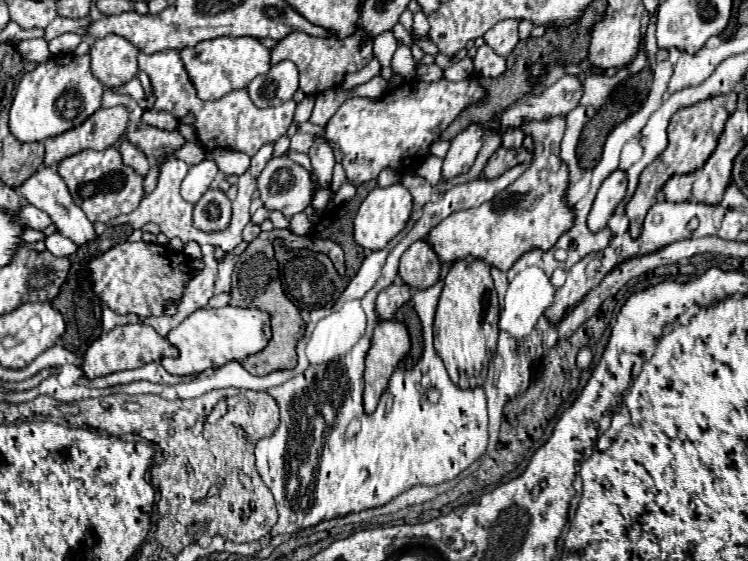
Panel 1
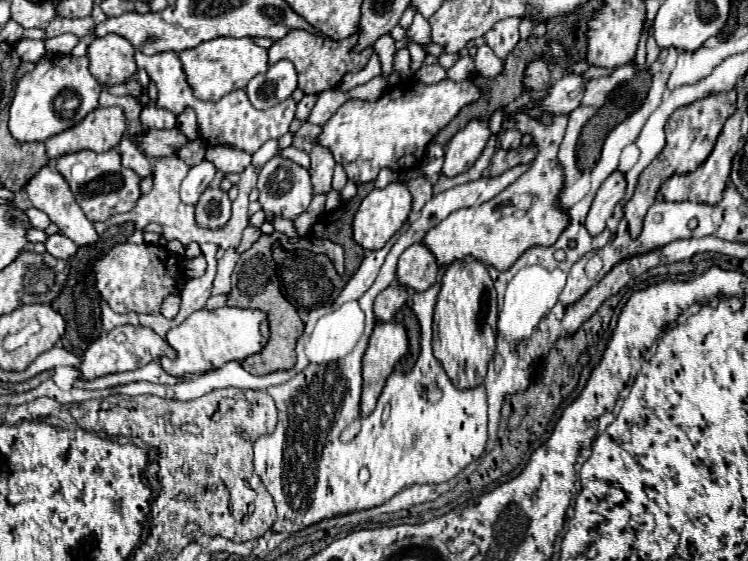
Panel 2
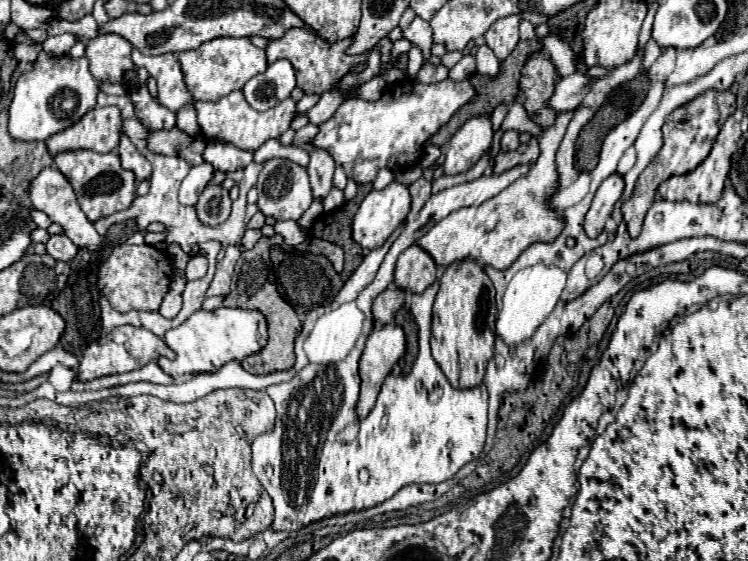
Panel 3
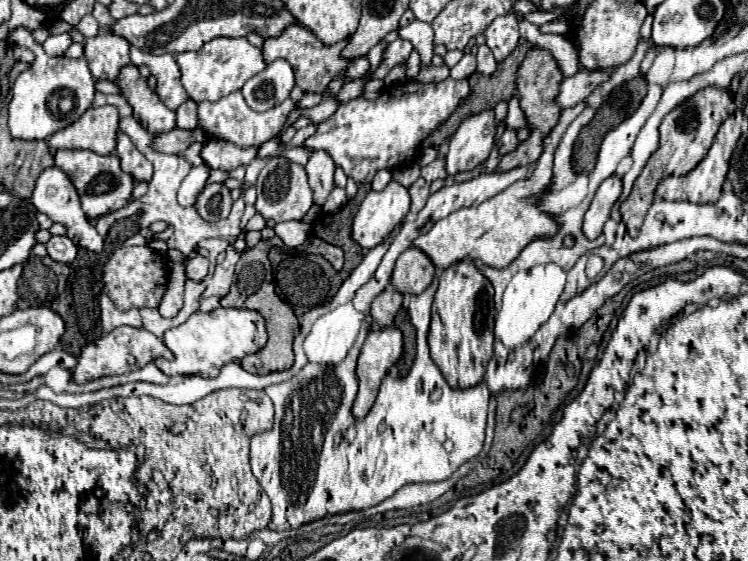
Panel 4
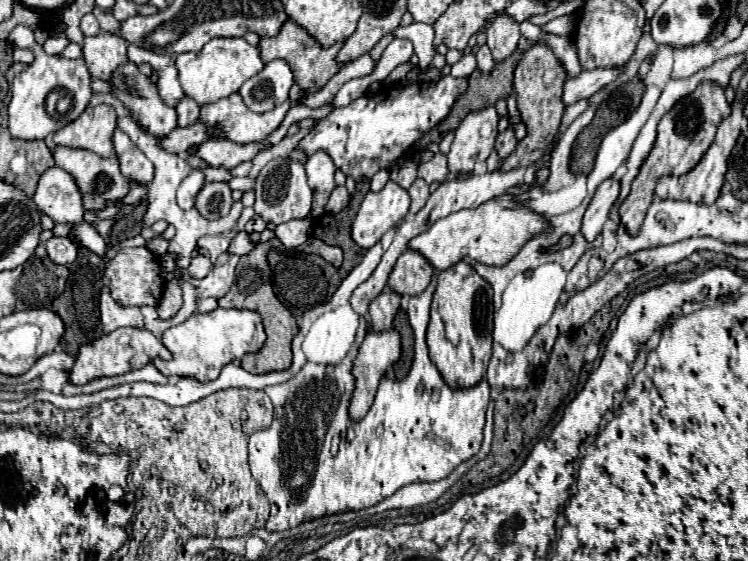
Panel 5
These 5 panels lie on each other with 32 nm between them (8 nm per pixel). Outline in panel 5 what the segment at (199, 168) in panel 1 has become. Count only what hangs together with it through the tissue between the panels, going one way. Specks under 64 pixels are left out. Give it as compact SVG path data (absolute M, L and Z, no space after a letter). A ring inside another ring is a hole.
M192 170L190 176L186 176L178 188L178 206L182 210L190 210L194 206L196 194L204 184L204 174L200 170Z

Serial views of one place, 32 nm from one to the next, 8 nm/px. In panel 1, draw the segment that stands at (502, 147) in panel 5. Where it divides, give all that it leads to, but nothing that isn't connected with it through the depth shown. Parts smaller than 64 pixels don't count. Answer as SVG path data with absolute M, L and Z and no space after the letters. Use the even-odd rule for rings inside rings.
M514 128L514 130L508 130L502 134L502 146L504 148L520 148L522 140L524 140L524 132L520 128Z

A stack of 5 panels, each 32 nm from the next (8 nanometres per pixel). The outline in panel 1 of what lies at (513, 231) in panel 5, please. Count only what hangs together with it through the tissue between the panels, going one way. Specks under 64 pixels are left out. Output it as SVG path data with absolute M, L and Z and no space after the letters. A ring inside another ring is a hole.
M554 116L542 122L524 120L520 130L524 134L530 134L536 146L530 168L492 200L476 208L452 212L446 220L430 230L426 242L434 248L442 264L474 256L478 260L484 260L488 266L508 270L524 252L532 248L548 250L556 244L556 240L572 226L572 208L564 204L568 170L566 164L558 158L564 128L564 116Z

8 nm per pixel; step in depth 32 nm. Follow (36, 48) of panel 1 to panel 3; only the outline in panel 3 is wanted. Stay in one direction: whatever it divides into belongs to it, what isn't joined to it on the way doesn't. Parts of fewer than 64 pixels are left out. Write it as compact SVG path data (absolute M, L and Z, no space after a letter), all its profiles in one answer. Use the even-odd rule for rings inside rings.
M16 44L14 46L14 56L22 62L34 62L36 60L36 54L38 54L38 46L36 44Z

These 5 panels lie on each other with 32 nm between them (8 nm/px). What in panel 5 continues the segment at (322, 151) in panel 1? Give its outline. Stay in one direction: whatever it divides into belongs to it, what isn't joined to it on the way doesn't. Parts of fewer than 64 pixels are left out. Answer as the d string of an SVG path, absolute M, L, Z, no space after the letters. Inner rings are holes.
M316 152L312 154L306 164L306 174L308 174L308 184L314 192L314 202L312 202L312 218L318 218L324 214L326 202L332 194L332 190L336 188L334 184L334 172L336 166L332 164L332 158L326 152Z

